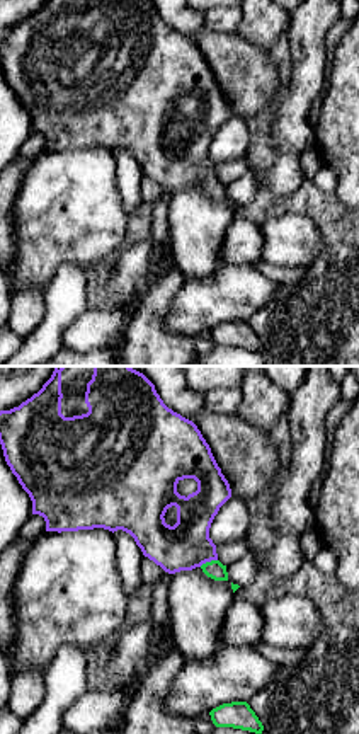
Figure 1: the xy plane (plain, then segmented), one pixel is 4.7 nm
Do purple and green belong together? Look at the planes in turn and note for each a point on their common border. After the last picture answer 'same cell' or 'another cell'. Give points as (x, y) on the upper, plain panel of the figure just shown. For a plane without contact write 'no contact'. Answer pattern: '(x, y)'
(208, 179)

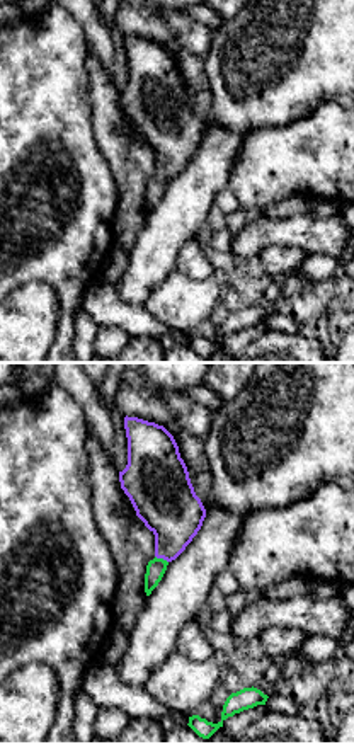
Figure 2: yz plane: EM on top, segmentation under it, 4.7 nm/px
(162, 176)

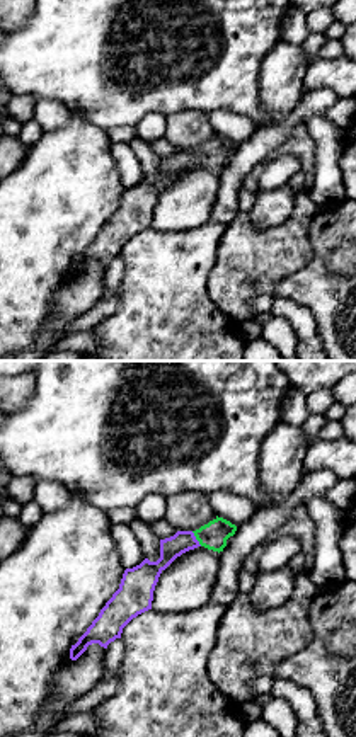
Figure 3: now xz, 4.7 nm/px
(195, 157)

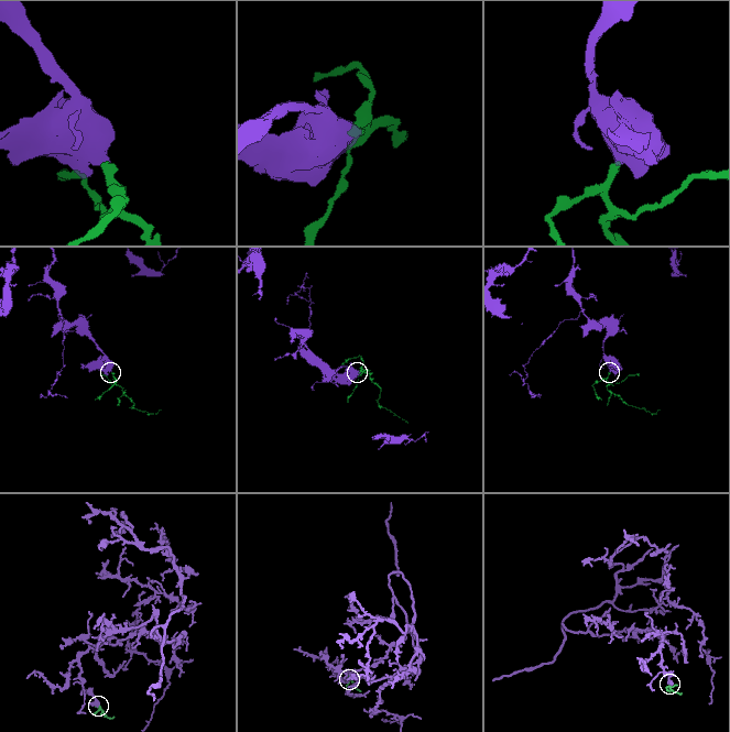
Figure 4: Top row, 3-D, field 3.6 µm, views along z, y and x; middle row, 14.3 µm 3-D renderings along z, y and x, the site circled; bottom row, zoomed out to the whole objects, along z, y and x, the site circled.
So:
same cell

